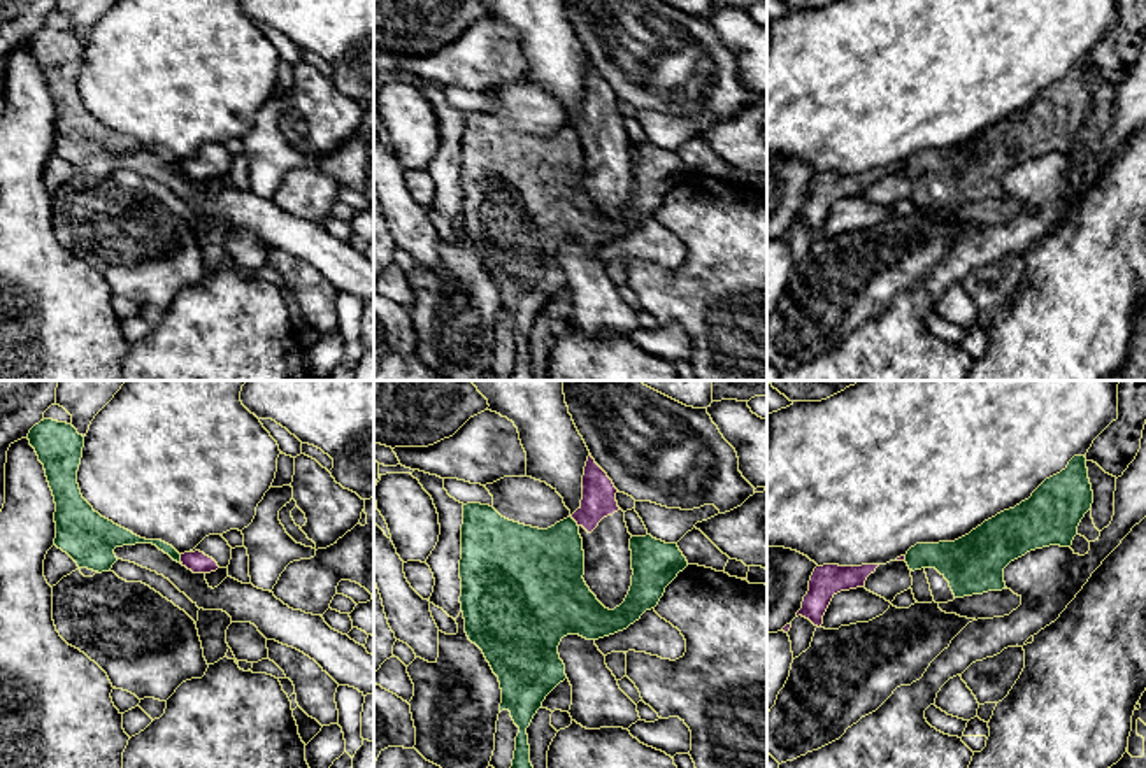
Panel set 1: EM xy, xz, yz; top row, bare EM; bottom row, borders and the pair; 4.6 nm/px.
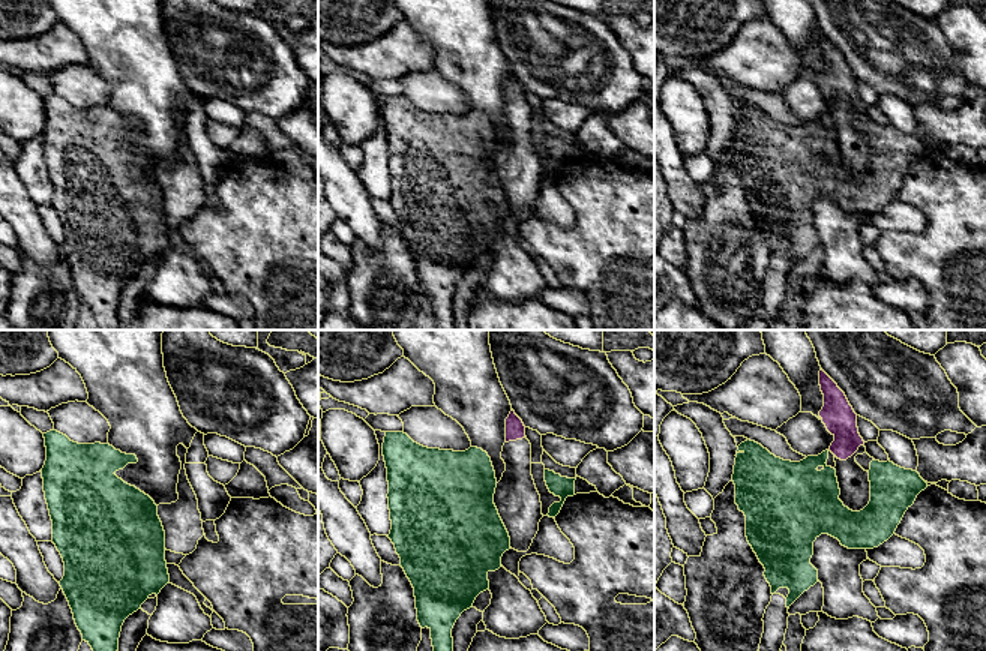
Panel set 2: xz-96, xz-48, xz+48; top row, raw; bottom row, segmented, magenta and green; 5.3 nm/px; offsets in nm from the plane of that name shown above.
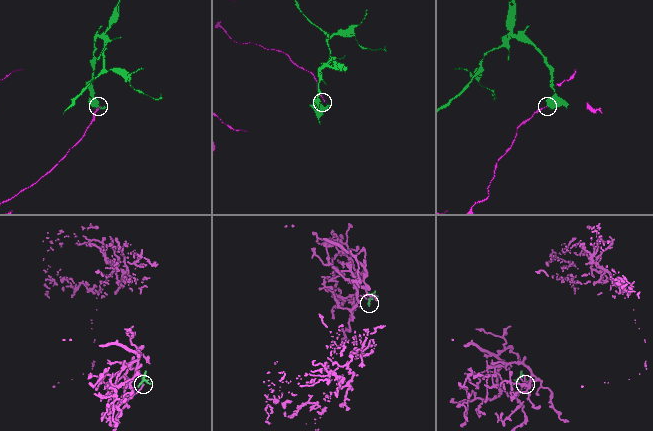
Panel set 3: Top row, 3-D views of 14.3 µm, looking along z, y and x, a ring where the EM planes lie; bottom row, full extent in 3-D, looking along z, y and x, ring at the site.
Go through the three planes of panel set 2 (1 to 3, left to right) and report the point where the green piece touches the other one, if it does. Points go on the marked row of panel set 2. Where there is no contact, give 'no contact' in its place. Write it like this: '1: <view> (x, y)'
1: no contact
2: no contact
3: no contact

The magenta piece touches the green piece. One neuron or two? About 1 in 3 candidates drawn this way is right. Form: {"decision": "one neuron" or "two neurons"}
{"decision": "two neurons"}

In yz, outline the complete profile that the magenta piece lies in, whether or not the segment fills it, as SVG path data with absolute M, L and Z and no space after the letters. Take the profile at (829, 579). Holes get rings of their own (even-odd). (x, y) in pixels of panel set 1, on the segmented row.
M879 565L816 566L809 580L809 591L804 596L802 608L797 612L797 617L802 615L820 628L832 598L841 591L863 587L867 577L874 573L877 566Z

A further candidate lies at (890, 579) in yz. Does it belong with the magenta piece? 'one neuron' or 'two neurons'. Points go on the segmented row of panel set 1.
two neurons

